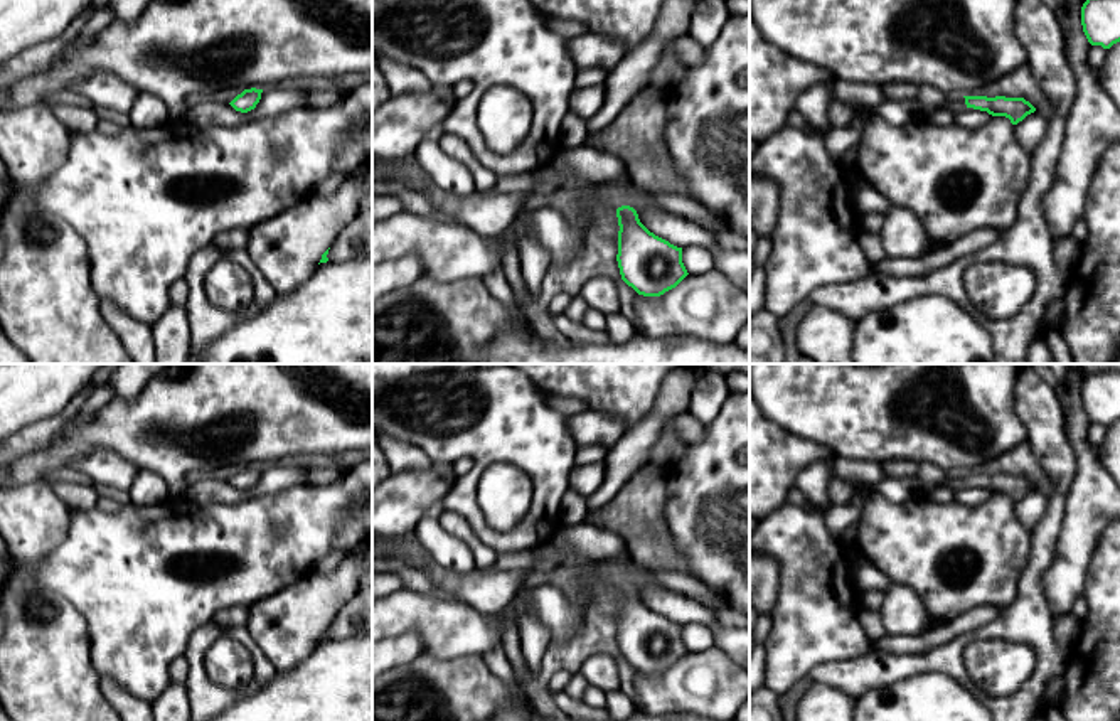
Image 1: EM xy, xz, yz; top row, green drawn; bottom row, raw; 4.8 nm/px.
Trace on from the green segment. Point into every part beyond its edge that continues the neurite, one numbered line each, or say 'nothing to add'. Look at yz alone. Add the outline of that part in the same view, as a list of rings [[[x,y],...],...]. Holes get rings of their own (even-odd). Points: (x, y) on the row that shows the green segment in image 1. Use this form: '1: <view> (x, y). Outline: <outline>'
1: yz (952, 103). Outline: [[[947,96],[947,99],[945,99],[945,103],[943,103],[941,108],[947,108],[947,109],[950,109],[952,113],[957,115],[958,111],[962,111],[962,109],[967,108],[965,98],[963,98],[963,96],[960,96],[960,98],[957,98],[957,96]]]

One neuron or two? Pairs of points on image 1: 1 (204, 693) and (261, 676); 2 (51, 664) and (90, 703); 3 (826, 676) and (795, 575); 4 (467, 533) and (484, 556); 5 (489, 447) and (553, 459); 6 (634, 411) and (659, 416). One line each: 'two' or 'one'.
1: one
2: one
3: two
4: one
5: one
6: two

